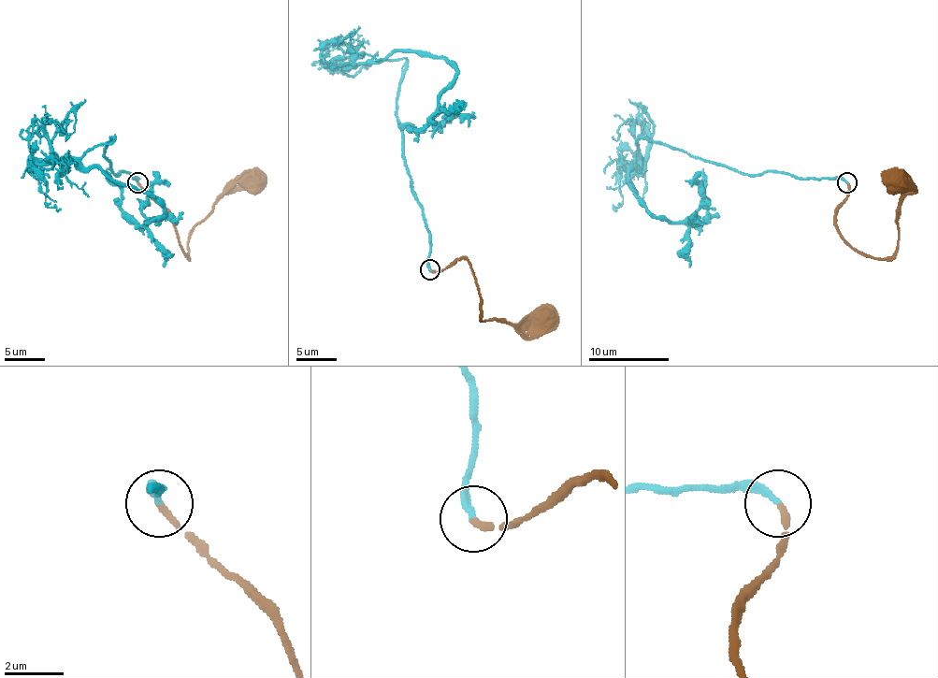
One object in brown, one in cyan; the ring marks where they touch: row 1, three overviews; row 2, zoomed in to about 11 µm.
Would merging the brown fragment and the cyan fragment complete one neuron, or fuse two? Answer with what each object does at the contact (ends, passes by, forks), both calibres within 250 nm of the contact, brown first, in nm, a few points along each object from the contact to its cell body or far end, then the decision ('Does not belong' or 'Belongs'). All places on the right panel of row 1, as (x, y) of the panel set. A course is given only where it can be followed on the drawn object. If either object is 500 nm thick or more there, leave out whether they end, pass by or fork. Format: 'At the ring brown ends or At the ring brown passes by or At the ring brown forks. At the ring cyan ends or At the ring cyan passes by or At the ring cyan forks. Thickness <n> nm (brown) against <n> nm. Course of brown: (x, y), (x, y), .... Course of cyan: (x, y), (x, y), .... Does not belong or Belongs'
At the ring brown ends. At the ring cyan ends. Thickness 220 nm (brown) against 240 nm. Course of brown: (846, 183), (838, 231), (858, 252), (888, 259), (899, 233), (899, 180), (904, 180), (899, 179). Course of cyan: (846, 183), (745, 175), (637, 138), (629, 185), (649, 211), (698, 225), (703, 168). Belongs

